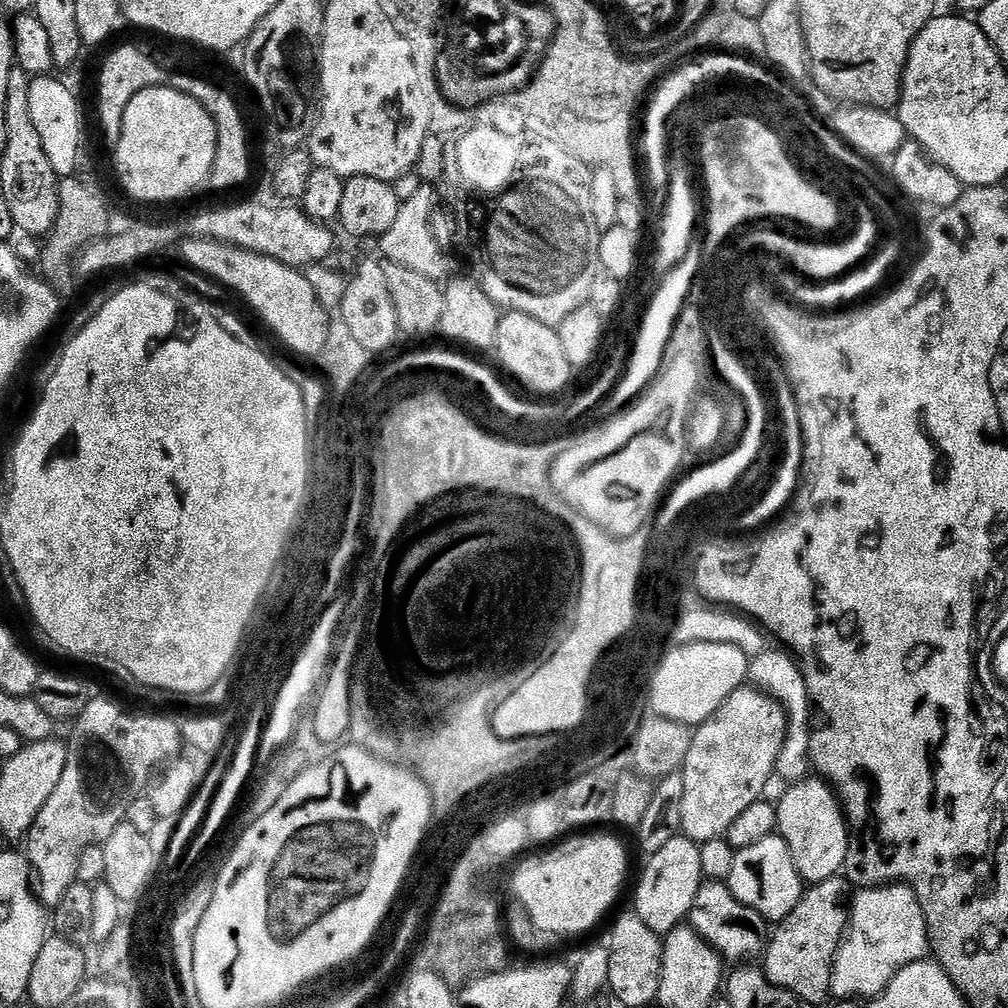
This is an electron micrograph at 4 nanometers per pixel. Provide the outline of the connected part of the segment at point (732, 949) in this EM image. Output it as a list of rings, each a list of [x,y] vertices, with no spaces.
[[[705,882],[700,885],[698,898],[694,898],[690,927],[728,962],[755,961],[752,959],[756,955],[759,957],[766,948],[766,921],[754,910],[750,910],[750,906],[742,906],[742,902],[734,898],[734,894],[724,882]]]

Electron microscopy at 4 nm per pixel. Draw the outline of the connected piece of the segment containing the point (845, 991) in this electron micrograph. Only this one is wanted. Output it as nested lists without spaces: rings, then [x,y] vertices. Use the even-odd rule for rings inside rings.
[[[900,882],[893,885],[881,885],[879,888],[859,889],[853,895],[850,911],[846,939],[840,945],[834,962],[831,976],[831,995],[842,1000],[852,998],[873,1000],[888,988],[890,982],[902,969],[927,957],[930,945],[925,914],[911,885]]]

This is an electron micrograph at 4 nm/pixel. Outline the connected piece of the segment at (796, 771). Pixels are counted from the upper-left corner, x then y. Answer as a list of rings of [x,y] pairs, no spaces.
[[[765,650],[750,660],[750,680],[761,692],[767,692],[784,708],[788,716],[788,733],[782,746],[782,754],[778,754],[775,773],[781,775],[788,785],[798,784],[809,779],[813,771],[812,755],[810,754],[810,738],[814,731],[813,725],[808,725],[814,717],[812,696],[800,672],[800,665],[787,651],[771,652]]]

